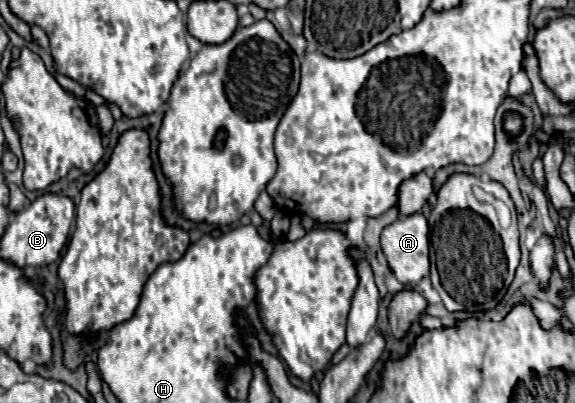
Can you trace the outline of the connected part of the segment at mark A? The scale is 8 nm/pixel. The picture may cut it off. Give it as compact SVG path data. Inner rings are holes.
M415 213L409 217L399 217L395 223L387 225L381 233L381 247L393 275L403 285L413 285L429 275L429 225L423 215Z

